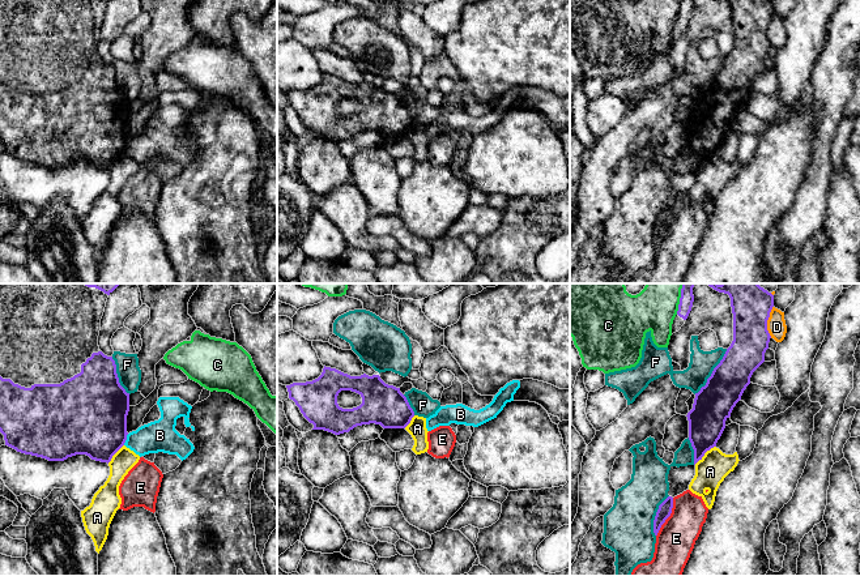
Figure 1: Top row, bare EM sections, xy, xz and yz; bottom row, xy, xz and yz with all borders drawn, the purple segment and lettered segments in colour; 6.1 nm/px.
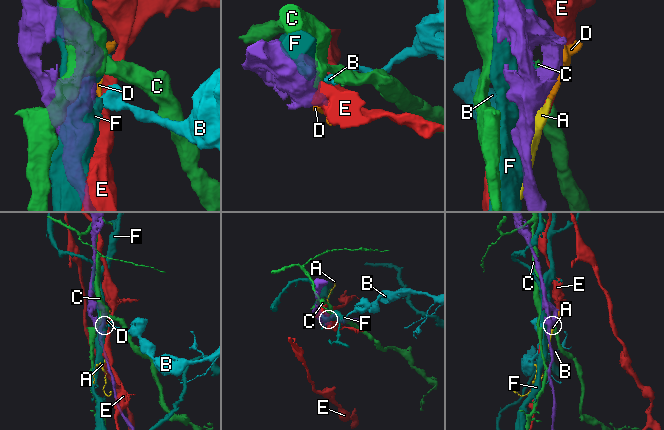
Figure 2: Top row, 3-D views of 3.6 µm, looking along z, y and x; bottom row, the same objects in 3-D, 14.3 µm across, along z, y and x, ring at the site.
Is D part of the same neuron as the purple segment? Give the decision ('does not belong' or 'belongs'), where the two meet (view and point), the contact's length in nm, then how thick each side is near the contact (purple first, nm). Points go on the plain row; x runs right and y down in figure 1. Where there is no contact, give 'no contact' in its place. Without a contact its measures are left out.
does not belong | yz (766, 29) | 200 nm | 220/120 nm

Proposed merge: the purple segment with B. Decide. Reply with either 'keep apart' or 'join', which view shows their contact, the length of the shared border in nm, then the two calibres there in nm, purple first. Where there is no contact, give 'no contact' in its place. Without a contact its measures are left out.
keep apart | xy | 80 nm | 440/190 nm

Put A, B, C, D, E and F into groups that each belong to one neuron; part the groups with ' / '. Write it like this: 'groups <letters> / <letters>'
groups A D / B / C / E / F

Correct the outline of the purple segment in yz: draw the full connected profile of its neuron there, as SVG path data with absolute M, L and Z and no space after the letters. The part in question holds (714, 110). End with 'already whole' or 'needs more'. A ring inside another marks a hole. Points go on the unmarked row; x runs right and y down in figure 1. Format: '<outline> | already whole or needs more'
M771 0L724 1L728 1L731 5L733 48L707 86L706 93L695 101L693 116L686 123L689 128L689 148L694 157L694 172L702 167L707 158L716 154L725 136L725 128L731 124L733 115L750 91L753 80L765 69L765 60L771 46L767 38L767 27L774 14L774 3Z | already whole

